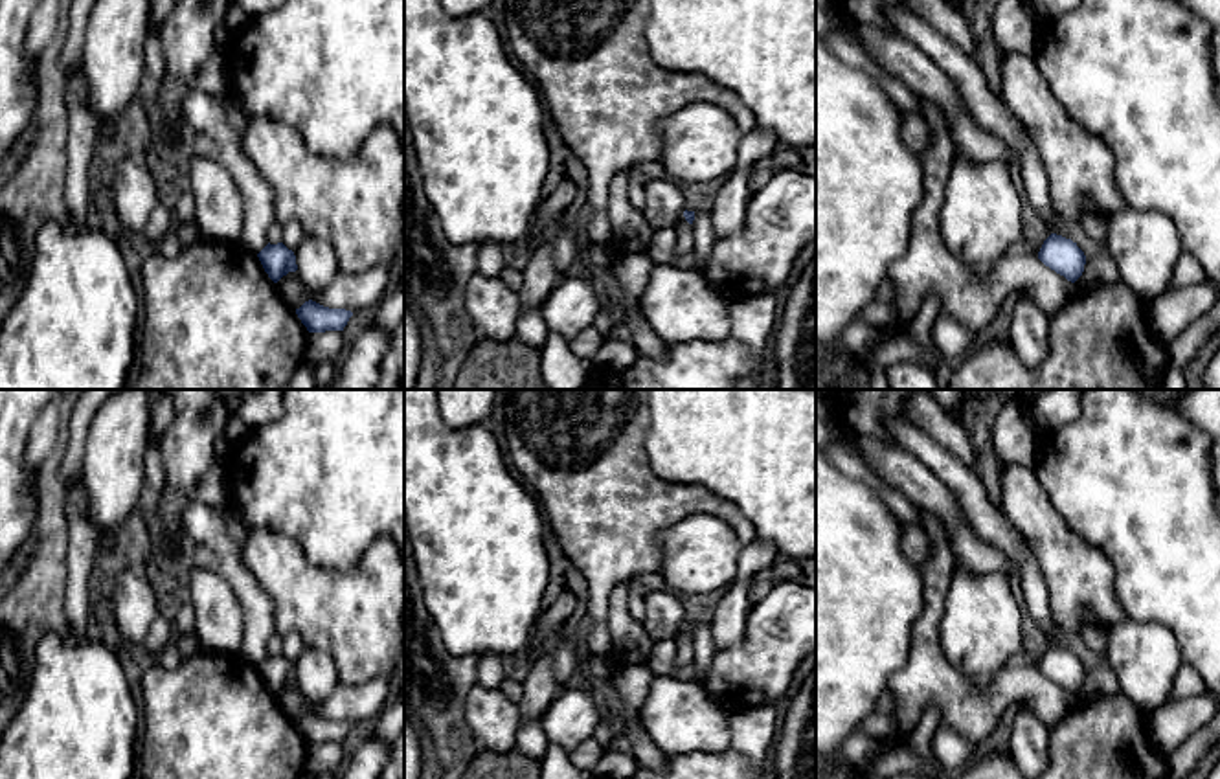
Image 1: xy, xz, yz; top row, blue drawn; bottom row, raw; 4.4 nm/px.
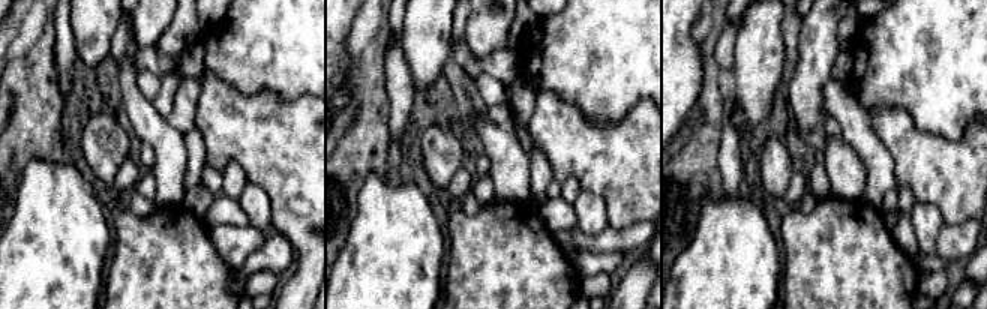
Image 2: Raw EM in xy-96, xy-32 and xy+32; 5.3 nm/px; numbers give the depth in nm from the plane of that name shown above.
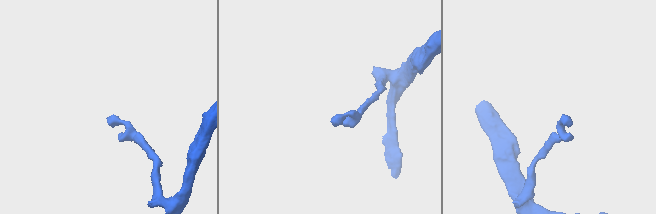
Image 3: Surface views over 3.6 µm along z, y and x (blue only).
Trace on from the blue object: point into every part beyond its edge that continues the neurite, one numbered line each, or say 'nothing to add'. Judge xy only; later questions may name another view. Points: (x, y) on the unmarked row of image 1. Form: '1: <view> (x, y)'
nothing to add

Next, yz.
nothing to add

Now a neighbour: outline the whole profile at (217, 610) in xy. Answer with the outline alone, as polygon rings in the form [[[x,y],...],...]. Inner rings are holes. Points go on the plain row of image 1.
[[[191,566],[186,597],[195,610],[195,634],[208,652],[237,654],[243,647],[243,606],[215,568]]]

